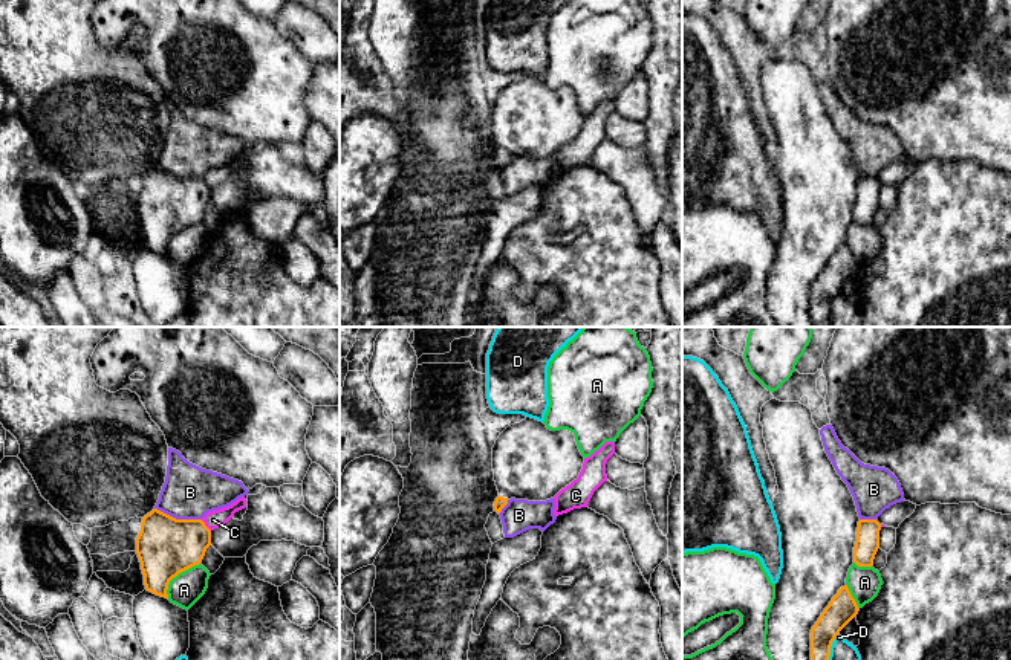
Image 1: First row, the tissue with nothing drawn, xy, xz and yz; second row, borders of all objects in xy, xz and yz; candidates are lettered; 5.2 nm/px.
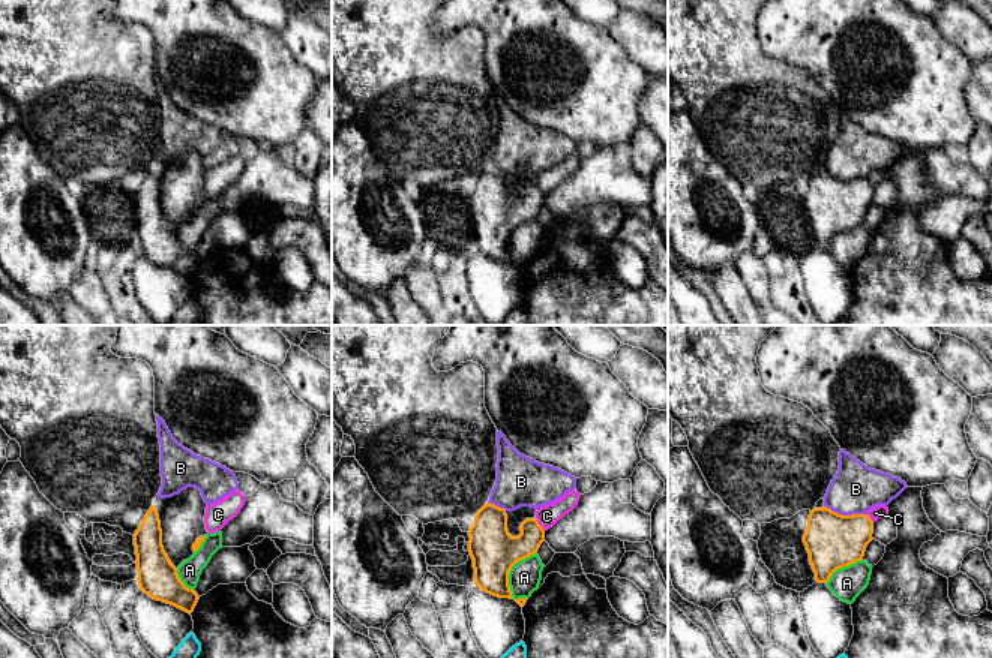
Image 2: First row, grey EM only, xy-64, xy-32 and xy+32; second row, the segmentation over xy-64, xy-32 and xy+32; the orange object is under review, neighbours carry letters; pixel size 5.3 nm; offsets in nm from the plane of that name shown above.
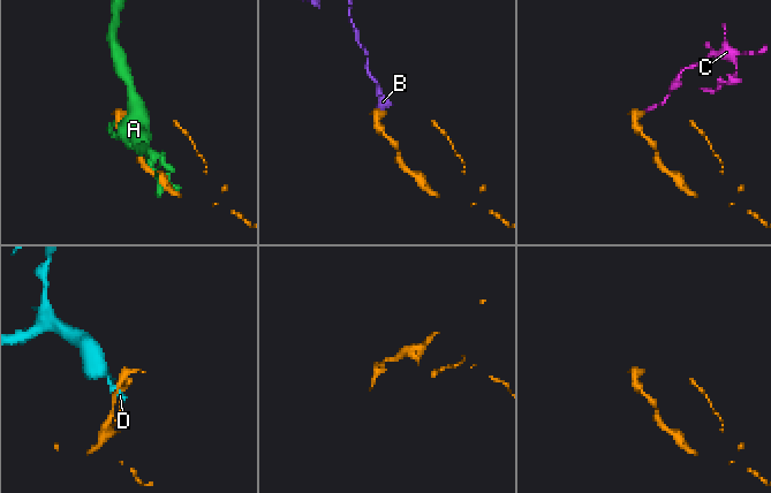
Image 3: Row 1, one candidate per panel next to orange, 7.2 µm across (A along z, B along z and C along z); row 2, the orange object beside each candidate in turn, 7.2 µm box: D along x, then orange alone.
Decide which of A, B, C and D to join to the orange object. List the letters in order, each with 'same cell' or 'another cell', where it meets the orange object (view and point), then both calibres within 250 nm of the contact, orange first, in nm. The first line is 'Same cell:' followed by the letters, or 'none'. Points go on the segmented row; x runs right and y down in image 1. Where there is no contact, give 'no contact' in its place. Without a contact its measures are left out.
Same cell: none
A: another cell | xy (176, 575) | 300/170 nm
B: another cell | xy (178, 520) | 300/280 nm
C: another cell | xy (205, 526) | 300/90 nm
D: another cell | yz (831, 645) | 150/110 nm

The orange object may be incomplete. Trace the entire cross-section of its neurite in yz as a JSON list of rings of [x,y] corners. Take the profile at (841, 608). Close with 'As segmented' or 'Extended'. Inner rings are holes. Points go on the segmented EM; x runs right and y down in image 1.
[[[847,585],[841,587],[811,629],[811,660],[829,660],[832,642],[858,611]]]. As segmented

